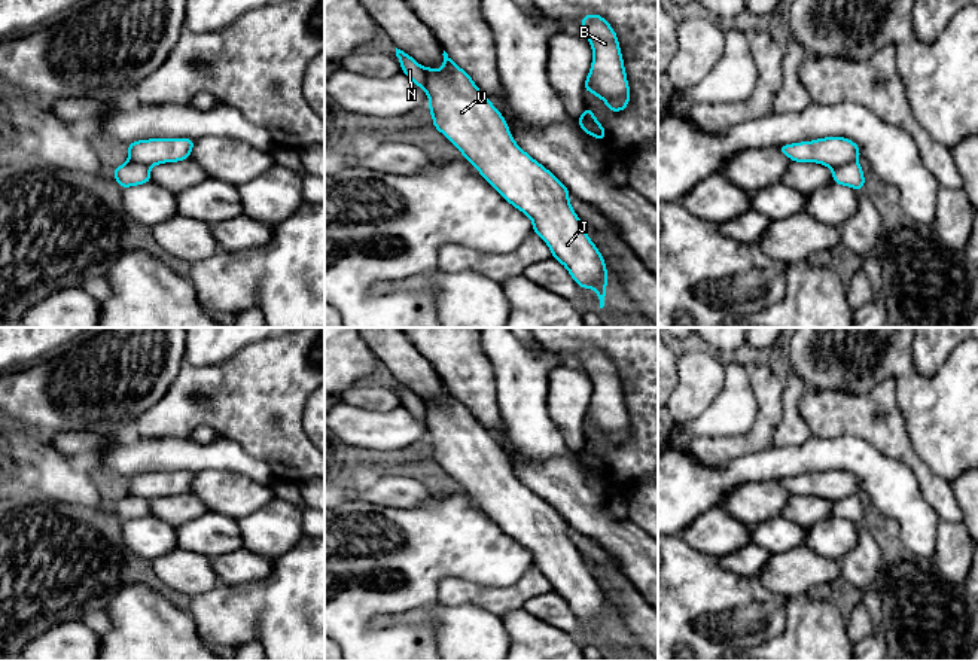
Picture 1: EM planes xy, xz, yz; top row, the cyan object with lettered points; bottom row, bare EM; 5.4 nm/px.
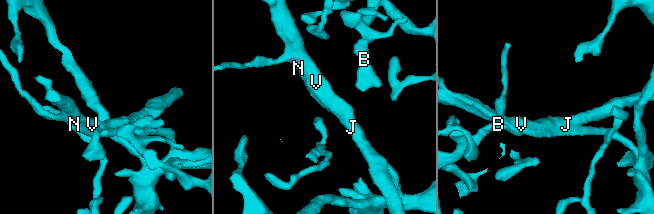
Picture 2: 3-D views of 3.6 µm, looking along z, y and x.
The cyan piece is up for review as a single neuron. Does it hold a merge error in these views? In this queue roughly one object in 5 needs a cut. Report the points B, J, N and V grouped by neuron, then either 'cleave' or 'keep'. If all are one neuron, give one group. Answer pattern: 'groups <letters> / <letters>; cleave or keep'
groups B J N V; keep

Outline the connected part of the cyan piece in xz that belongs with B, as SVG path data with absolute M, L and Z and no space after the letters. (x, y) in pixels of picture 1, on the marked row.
M600 15L581 19L594 58L584 89L600 97L610 112L622 112L630 103L630 88L618 36Z

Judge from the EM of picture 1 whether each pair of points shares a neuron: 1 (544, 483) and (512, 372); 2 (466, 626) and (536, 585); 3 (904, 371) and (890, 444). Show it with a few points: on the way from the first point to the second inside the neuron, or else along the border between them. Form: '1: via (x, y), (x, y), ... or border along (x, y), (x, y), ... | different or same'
1: border along (506, 454), (523, 460), (572, 457) | different
2: border along (454, 603), (474, 603), (500, 618) | different
3: border along (889, 377), (893, 381), (896, 405), (910, 438) | different

